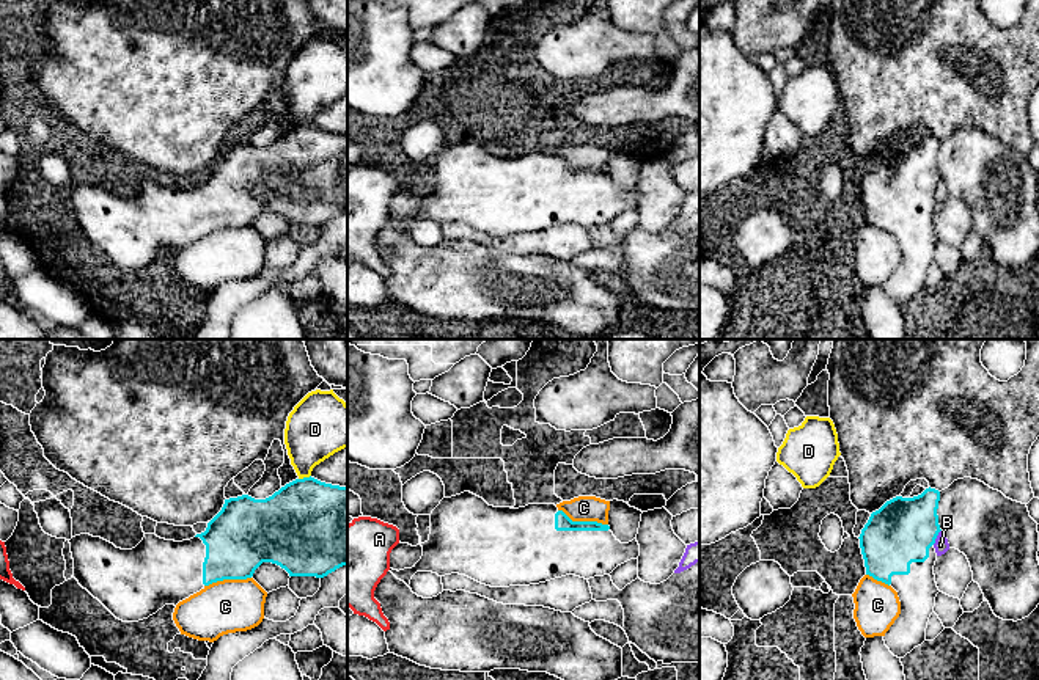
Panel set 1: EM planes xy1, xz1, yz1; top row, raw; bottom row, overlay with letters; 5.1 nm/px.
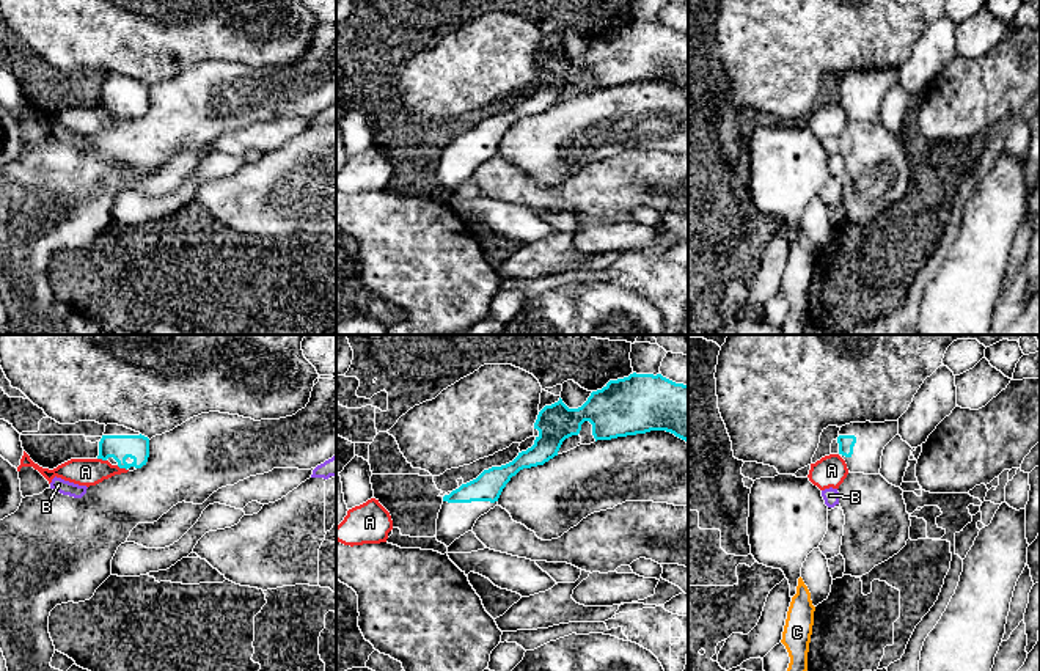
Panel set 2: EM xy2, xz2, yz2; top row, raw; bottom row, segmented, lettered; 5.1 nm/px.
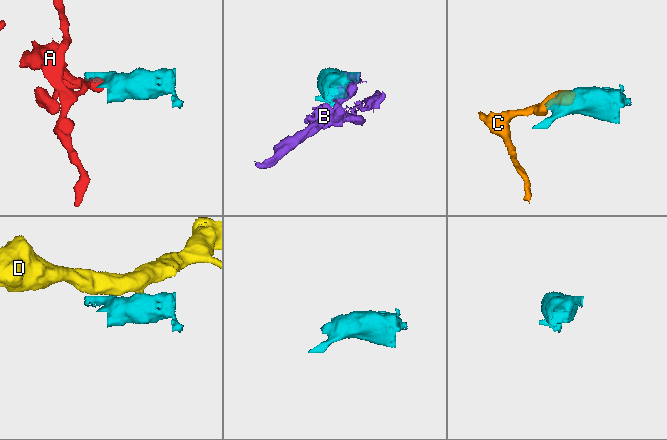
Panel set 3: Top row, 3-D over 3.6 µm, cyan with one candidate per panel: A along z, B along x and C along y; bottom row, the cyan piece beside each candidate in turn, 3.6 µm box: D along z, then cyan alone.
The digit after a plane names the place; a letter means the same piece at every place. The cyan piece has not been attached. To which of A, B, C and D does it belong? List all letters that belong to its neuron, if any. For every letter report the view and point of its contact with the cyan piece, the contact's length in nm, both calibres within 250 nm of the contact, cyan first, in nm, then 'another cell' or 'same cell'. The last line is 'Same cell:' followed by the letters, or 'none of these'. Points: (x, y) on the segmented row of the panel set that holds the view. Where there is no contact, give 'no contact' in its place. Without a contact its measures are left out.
A: xy2 (121, 467) | 60 nm | 130/140 nm | another cell
B: yz1 (936, 537) | 90 nm | 320/70 nm | another cell
C: xz1 (583, 522) | 260 nm | 80/130 nm | another cell
D: xy1 (304, 478) | 70 nm | 480/300 nm | another cell
Same cell: none of these

